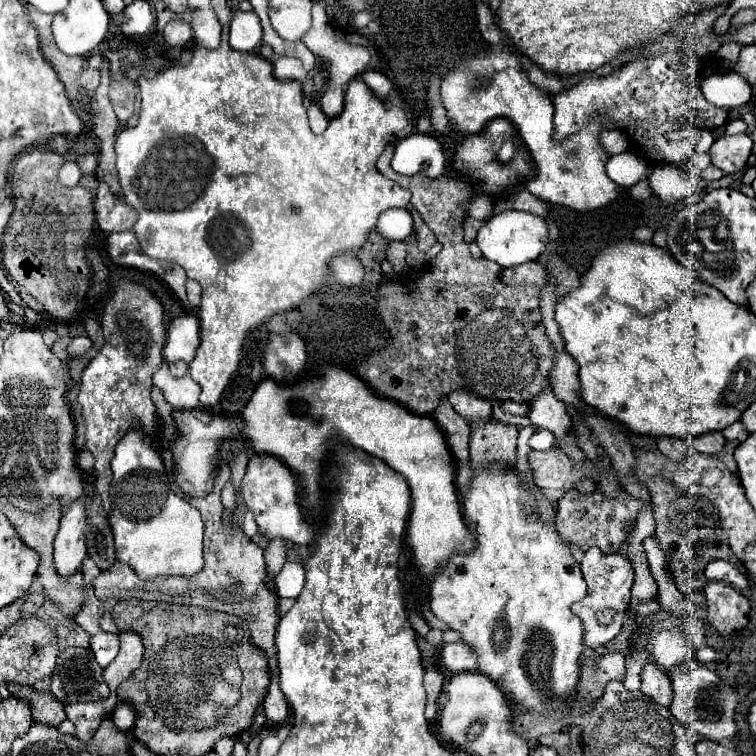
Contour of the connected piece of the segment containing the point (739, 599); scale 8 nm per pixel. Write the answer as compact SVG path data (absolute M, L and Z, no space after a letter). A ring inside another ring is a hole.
M710 581L704 589L708 605L708 621L724 635L732 635L740 631L748 623L750 603L728 583Z

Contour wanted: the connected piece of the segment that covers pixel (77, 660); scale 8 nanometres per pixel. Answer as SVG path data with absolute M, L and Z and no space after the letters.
M68 647L56 661L50 693L64 705L68 703L68 689L76 689L78 701L96 701L106 699L102 683L102 667L96 663L94 653L90 649Z

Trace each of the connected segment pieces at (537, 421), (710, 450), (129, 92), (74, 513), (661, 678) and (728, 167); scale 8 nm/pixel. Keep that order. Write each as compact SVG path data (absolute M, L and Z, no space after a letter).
M544 389L540 397L530 407L528 419L534 427L546 429L554 435L554 447L562 451L560 441L572 431L572 419L566 415L566 407L562 401L558 401L552 393L552 389Z
M716 431L716 433L706 433L706 435L694 437L692 447L694 447L696 453L702 453L702 455L716 455L716 453L722 451L724 443L726 443L726 441L724 441L722 433Z
M122 77L120 81L112 81L112 85L110 85L110 101L112 101L114 113L116 113L118 121L120 121L120 125L126 125L128 119L132 117L136 93L137 87L130 79Z
M86 499L74 501L60 519L60 529L54 539L54 567L60 577L70 577L80 571L82 559L86 557Z
M646 663L642 669L642 693L652 697L662 707L670 707L672 703L674 693L672 693L670 677L654 663Z
M746 133L722 135L708 149L712 165L724 171L724 175L734 175L746 169L752 155L752 139Z

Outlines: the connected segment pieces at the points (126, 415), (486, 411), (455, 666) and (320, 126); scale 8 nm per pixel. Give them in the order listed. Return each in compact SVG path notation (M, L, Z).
M126 281L108 299L108 303L104 307L104 315L102 315L102 329L104 329L106 343L104 343L102 351L82 371L82 385L80 385L80 393L78 393L78 403L82 405L82 415L84 415L84 423L86 423L86 449L94 455L94 471L98 475L96 491L100 493L104 511L110 513L110 499L108 499L108 485L112 479L110 459L114 457L116 443L134 425L140 425L140 429L148 437L154 433L154 427L156 427L156 409L154 409L154 403L150 399L150 389L152 389L152 377L162 363L162 347L166 341L166 323L164 323L162 305L144 285L134 283L134 281Z
M456 391L448 399L456 413L468 421L468 425L474 421L488 421L492 415L492 405L468 391Z
M462 641L458 643L446 643L440 649L440 665L450 671L450 673L466 673L466 671L476 671L478 663L474 653L464 645Z
M310 105L308 107L308 119L310 119L310 127L314 133L322 133L328 127L328 117L322 113L322 109L318 105Z

